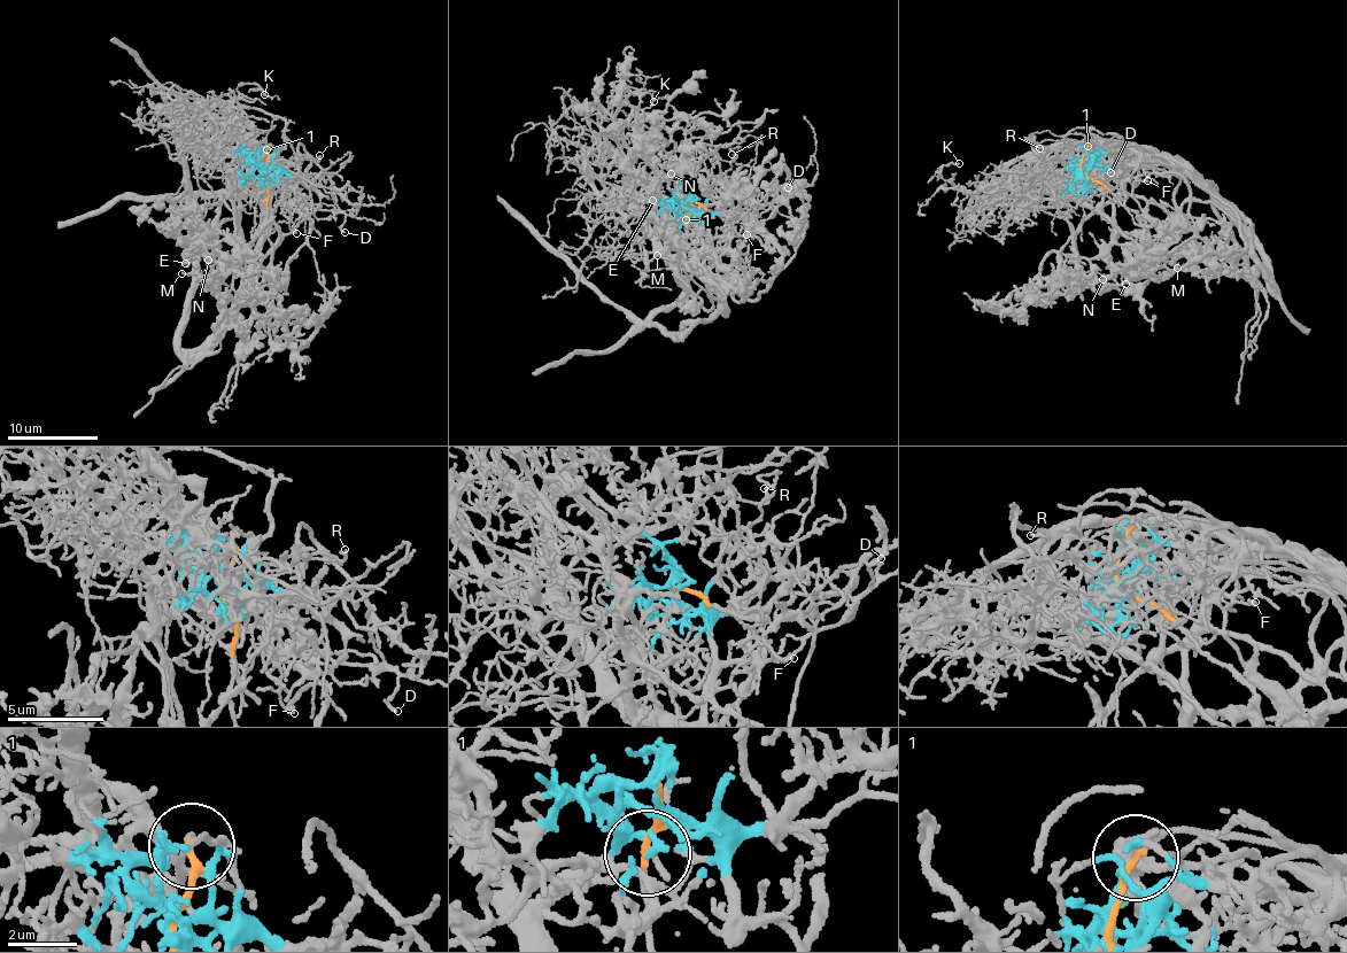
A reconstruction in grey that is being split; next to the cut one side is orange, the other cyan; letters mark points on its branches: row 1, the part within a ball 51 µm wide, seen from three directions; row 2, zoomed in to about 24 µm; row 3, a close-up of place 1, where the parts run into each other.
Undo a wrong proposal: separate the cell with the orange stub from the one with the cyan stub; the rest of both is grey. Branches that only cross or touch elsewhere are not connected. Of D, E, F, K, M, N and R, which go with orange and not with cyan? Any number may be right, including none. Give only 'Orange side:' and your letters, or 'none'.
Orange side: E, M, N

